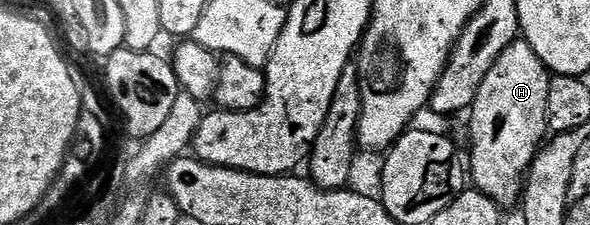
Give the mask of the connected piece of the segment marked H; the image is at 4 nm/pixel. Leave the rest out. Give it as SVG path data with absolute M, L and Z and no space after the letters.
M517 39L510 47L506 47L506 51L502 51L502 55L498 55L498 59L494 63L494 67L490 67L490 75L486 75L486 79L482 83L482 87L478 91L478 95L474 99L470 116L472 116L472 169L470 165L470 181L480 192L485 193L491 201L496 202L501 207L507 207L521 200L522 190L526 184L526 174L532 167L532 162L536 160L536 154L541 148L542 142L545 140L544 133L549 132L548 116L546 115L546 95L550 91L550 71L542 63L542 59L538 59L538 55L528 46L528 42L523 39Z

